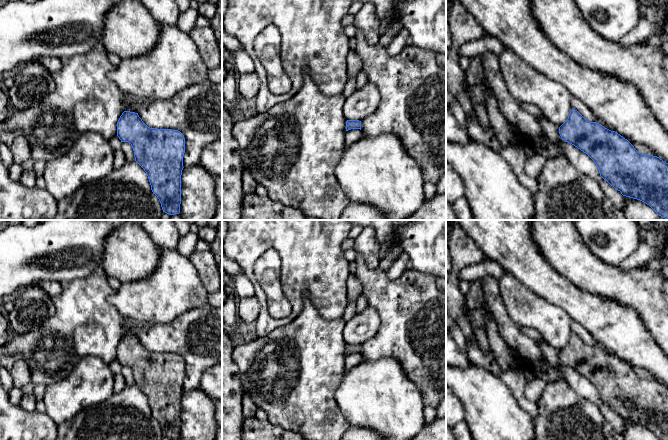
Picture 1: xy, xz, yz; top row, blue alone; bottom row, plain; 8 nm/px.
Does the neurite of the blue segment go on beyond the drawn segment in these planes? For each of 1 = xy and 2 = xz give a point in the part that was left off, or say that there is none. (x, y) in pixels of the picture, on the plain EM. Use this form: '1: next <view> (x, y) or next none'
1: next none
2: next none

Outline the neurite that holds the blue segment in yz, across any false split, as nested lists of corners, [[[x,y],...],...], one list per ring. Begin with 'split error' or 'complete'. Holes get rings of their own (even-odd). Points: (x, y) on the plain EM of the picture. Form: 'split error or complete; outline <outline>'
complete; outline [[[575,333],[559,351],[559,358],[562,364],[586,377],[595,386],[600,400],[623,420],[646,427],[659,440],[668,440],[668,387],[657,380],[639,377],[623,360],[587,345]]]

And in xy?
complete; outline [[[124,335],[117,346],[117,360],[132,370],[135,385],[146,396],[163,436],[179,438],[184,359],[178,354],[150,352],[138,337]]]

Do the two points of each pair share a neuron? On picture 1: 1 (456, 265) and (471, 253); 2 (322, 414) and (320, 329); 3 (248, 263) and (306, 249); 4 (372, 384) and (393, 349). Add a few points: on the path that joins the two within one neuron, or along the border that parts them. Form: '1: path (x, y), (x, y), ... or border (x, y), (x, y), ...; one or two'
1: path (460, 261), (467, 254); one
2: path (320, 393), (320, 350); one
3: path (260, 248), (265, 243), (291, 243); one
4: border (365, 358), (394, 358), (405, 372); two

